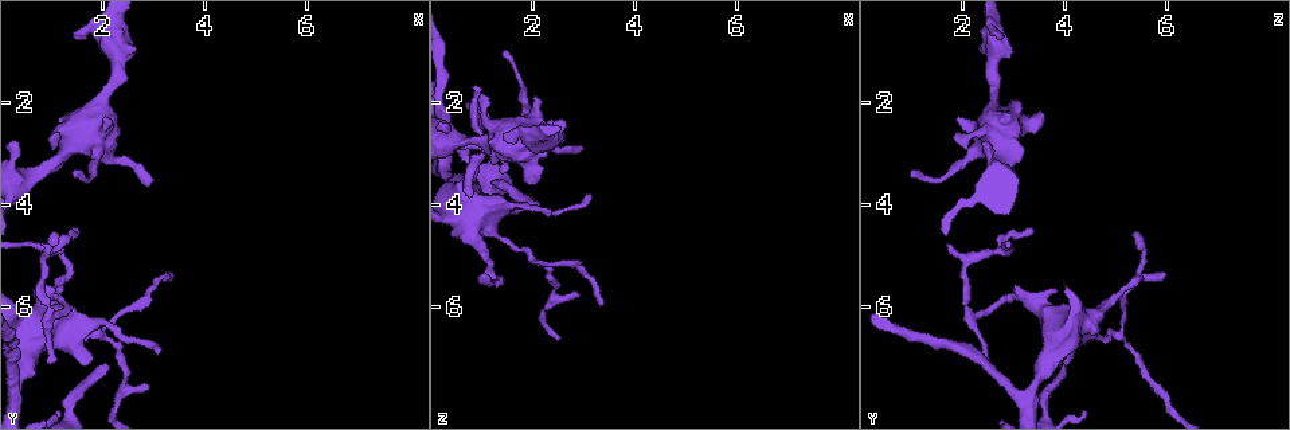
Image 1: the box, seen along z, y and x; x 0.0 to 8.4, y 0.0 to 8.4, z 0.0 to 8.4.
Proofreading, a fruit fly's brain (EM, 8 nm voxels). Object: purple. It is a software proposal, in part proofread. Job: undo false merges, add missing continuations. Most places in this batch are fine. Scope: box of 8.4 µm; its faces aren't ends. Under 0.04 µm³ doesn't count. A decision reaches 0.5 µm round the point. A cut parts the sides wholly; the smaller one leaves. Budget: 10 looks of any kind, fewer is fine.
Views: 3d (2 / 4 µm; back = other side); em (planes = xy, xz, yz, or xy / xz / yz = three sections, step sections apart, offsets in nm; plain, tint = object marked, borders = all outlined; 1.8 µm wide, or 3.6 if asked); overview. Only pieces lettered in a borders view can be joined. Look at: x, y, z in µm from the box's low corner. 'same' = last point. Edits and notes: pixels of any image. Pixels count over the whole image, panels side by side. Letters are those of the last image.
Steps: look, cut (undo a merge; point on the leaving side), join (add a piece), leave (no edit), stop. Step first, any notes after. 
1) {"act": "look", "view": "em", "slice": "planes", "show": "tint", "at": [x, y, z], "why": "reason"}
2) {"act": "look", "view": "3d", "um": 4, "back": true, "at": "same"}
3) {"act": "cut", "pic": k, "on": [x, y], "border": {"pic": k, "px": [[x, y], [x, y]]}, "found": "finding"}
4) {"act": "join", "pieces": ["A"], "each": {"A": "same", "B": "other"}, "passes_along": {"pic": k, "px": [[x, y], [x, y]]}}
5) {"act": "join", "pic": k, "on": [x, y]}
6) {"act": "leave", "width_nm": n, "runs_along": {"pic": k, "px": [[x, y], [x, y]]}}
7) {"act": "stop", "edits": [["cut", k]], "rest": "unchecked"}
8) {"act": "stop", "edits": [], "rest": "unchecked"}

{"act": "look", "view": "em", "slice": "yz", "step": 4, "show": "borders", "at": [2.85, 3.65, 2.90], "why": "tapers out"}

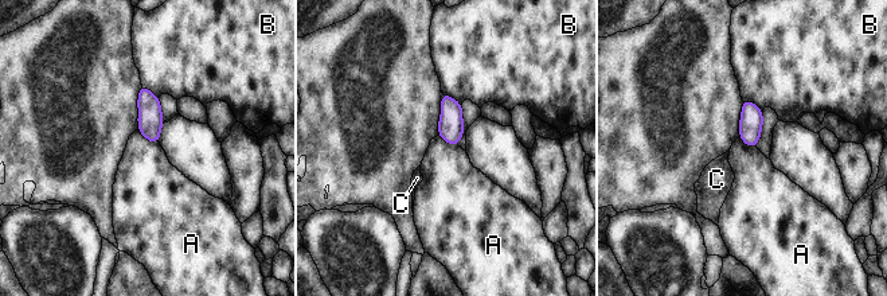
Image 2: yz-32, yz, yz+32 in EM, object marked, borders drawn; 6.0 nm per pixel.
{"act": "leave", "width_nm": 140, "each": {"A": "other", "B": "other", "C": "other"}, "border": {"pic": 2, "px": [[137, 129], [148, 140], [159, 144]]}, "found": "no lettered piece goes on from it"}

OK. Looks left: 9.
{"act": "look", "view": "3d", "um": 4, "at": [1.00, 2.90, 2.15], "why": "branch stops here"}

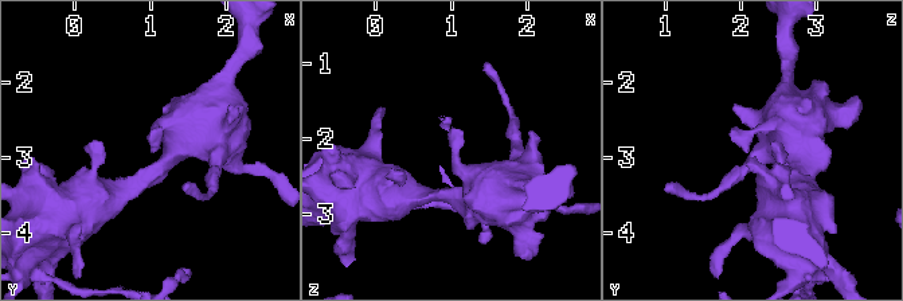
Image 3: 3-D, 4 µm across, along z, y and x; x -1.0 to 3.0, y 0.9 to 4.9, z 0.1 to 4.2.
{"act": "look", "view": "em", "slice": "planes", "show": "plain", "at": [1.05, 2.95, 2.10], "why": "shape alone is not enough"}

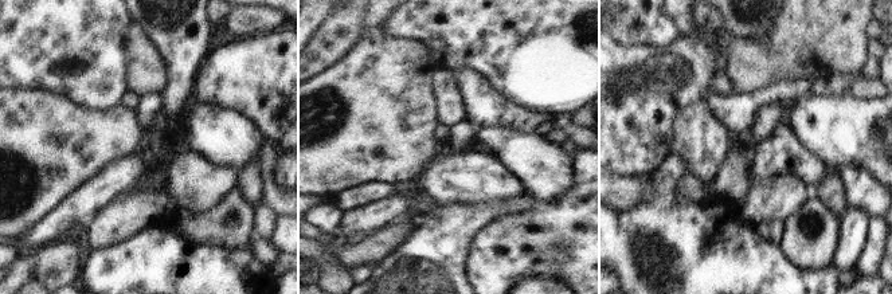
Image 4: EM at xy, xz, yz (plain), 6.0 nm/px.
{"act": "look", "view": "em", "slice": "planes", "show": "borders", "at": "same"}

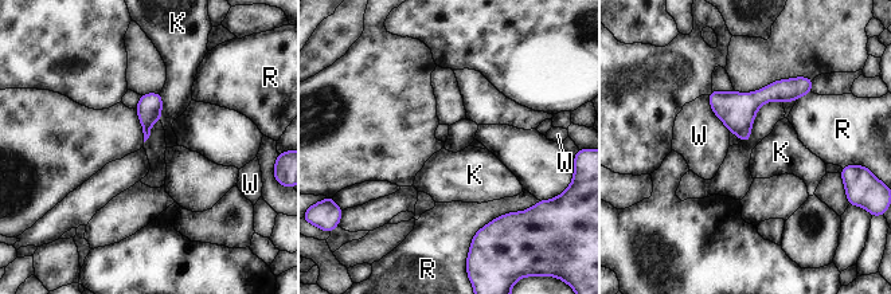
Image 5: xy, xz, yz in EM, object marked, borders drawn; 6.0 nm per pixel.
{"act": "leave", "each": {"K": "other", "R": "other", "W": "other"}, "runs_along": {"pic": 5, "px": [[807, 90], [712, 102]]}, "found": "none of them fits"}

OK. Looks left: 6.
{"act": "look", "view": "3d", "um": 2, "at": [1.45, 0.75, 2.75], "why": "free end"}

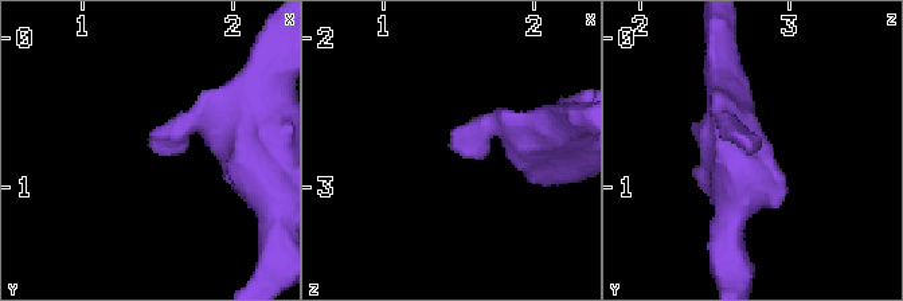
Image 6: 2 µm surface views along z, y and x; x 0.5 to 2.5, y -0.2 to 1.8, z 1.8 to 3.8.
{"act": "look", "view": "em", "slice": "xz", "step": 8, "show": "borders", "at": [1.48, 0.74, 2.76], "why": "need the tissue"}

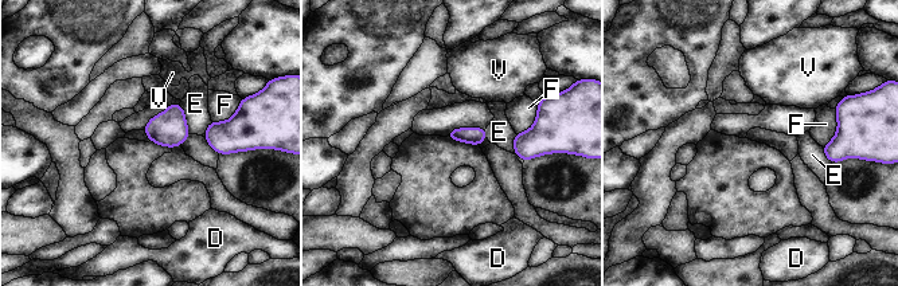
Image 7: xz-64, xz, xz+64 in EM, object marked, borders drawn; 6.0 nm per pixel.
{"act": "leave", "longest_contact_nm": ["F", 240], "each": {"D": "other", "E": "other", "F": "other", "V": "other"}, "border": {"pic": 7, "px": [[179, 104], [190, 133]]}, "found": "no lettered piece goes on from it"}

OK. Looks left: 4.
{"act": "look", "view": "3d", "um": 2, "back": true, "at": [1.65, 7.15, 4.05], "why": "free end"}

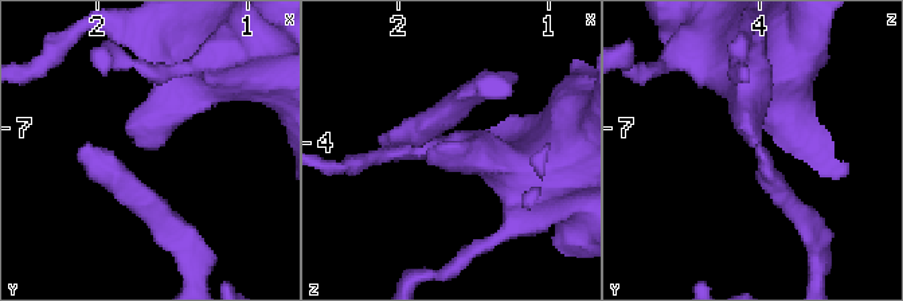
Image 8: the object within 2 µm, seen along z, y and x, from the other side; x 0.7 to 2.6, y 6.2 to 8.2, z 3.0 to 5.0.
{"act": "look", "view": "em", "slice": "planes", "show": "plain", "at": [1.70, 7.12, 4.02], "why": "need the tissue"}

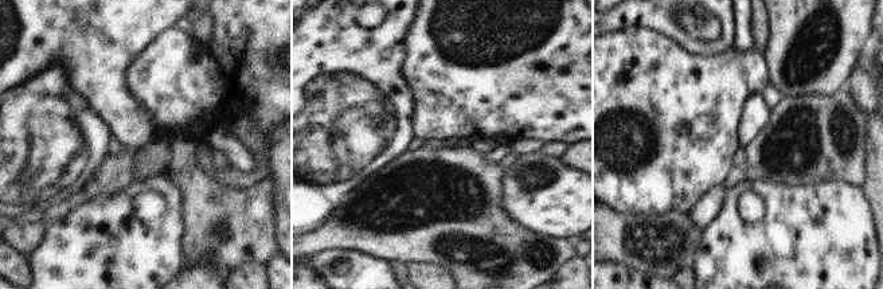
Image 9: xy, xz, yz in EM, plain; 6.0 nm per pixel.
{"act": "look", "view": "em", "slice": "planes", "show": "borders", "at": "same"}

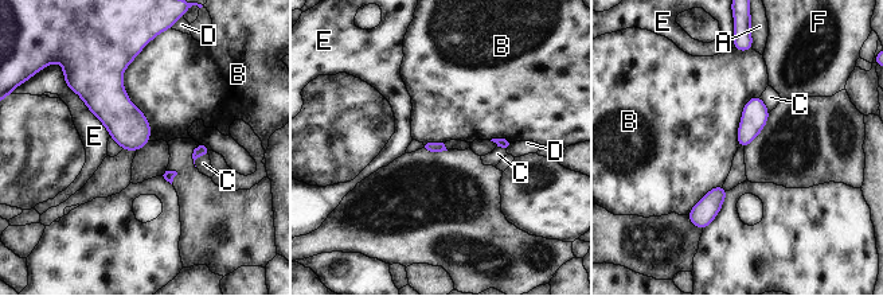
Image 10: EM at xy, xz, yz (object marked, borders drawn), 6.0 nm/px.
{"act": "leave", "longest_contact_nm": ["B", 550], "each": {"A": "other", "B": "other", "C": "other", "D": "other", "E": "other", "F": "other"}, "border": {"pic": 10, "px": [[137, 53], [122, 86], [151, 140]]}, "found": "none of them fits"}

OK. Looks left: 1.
{"act": "stop", "edits": [], "rest": "unchecked"}

